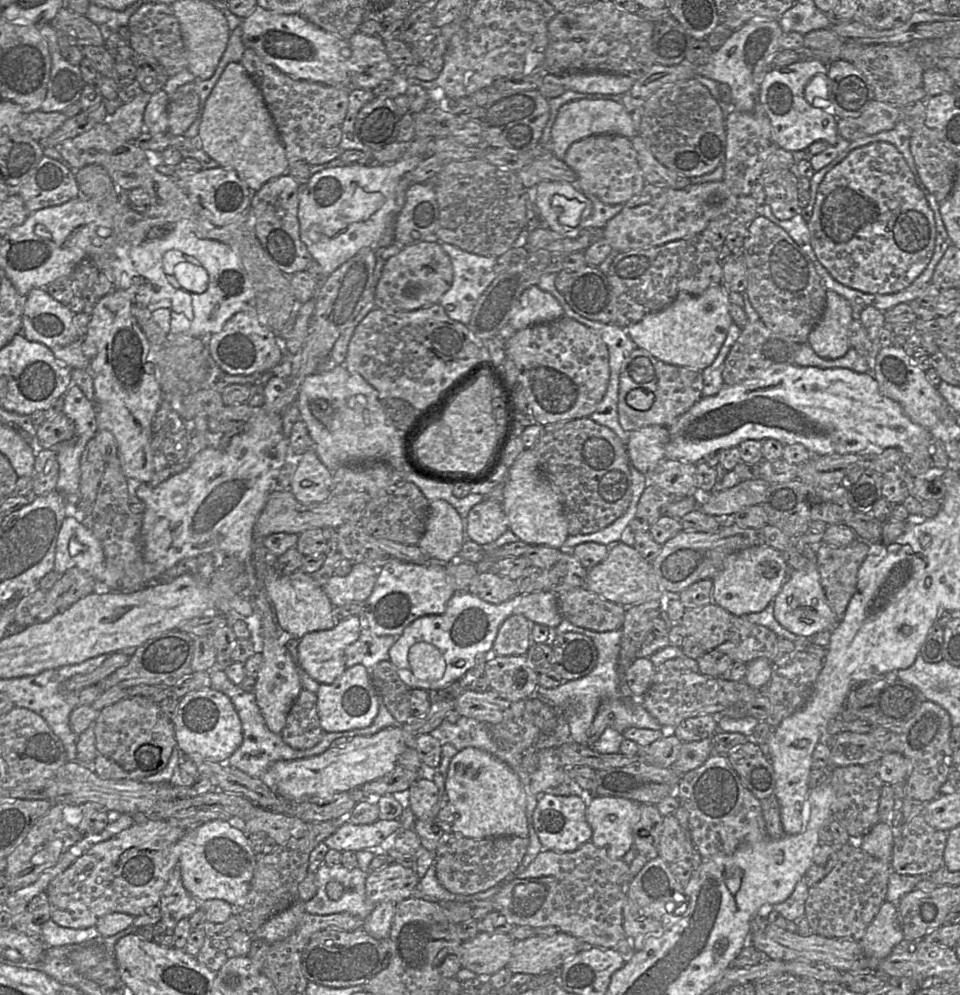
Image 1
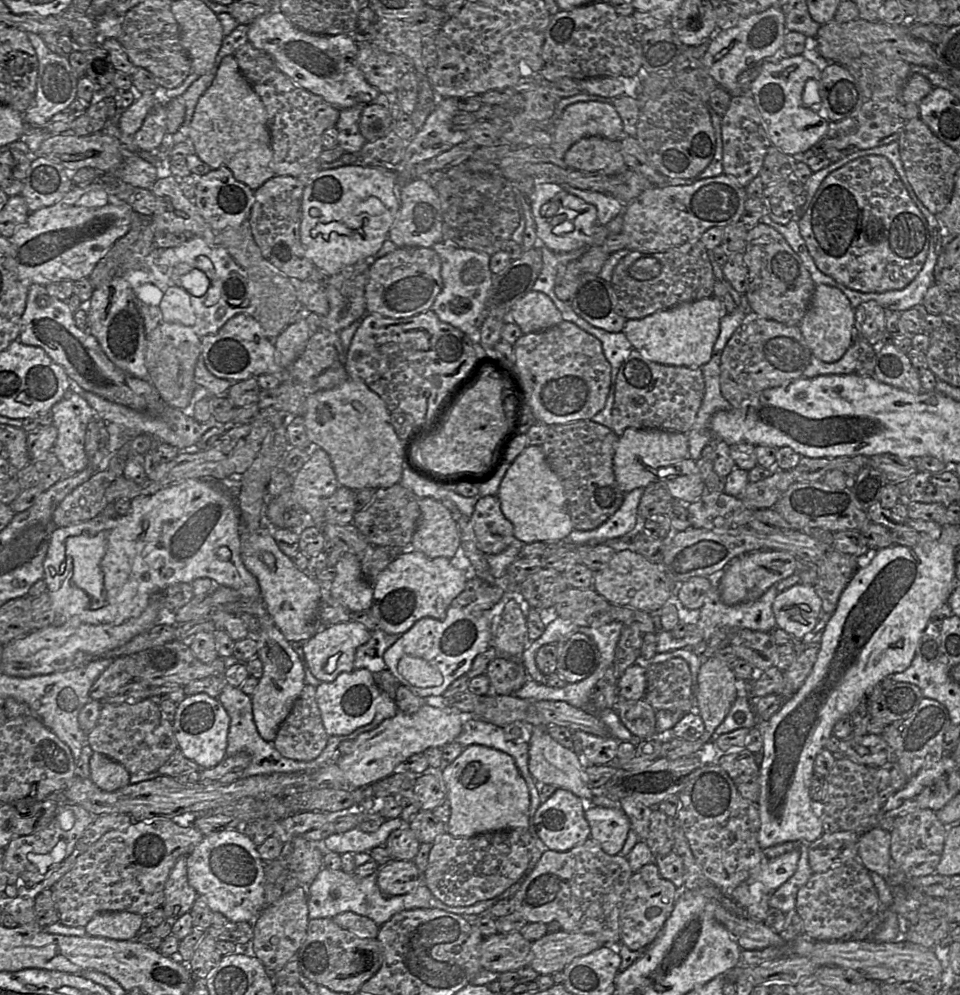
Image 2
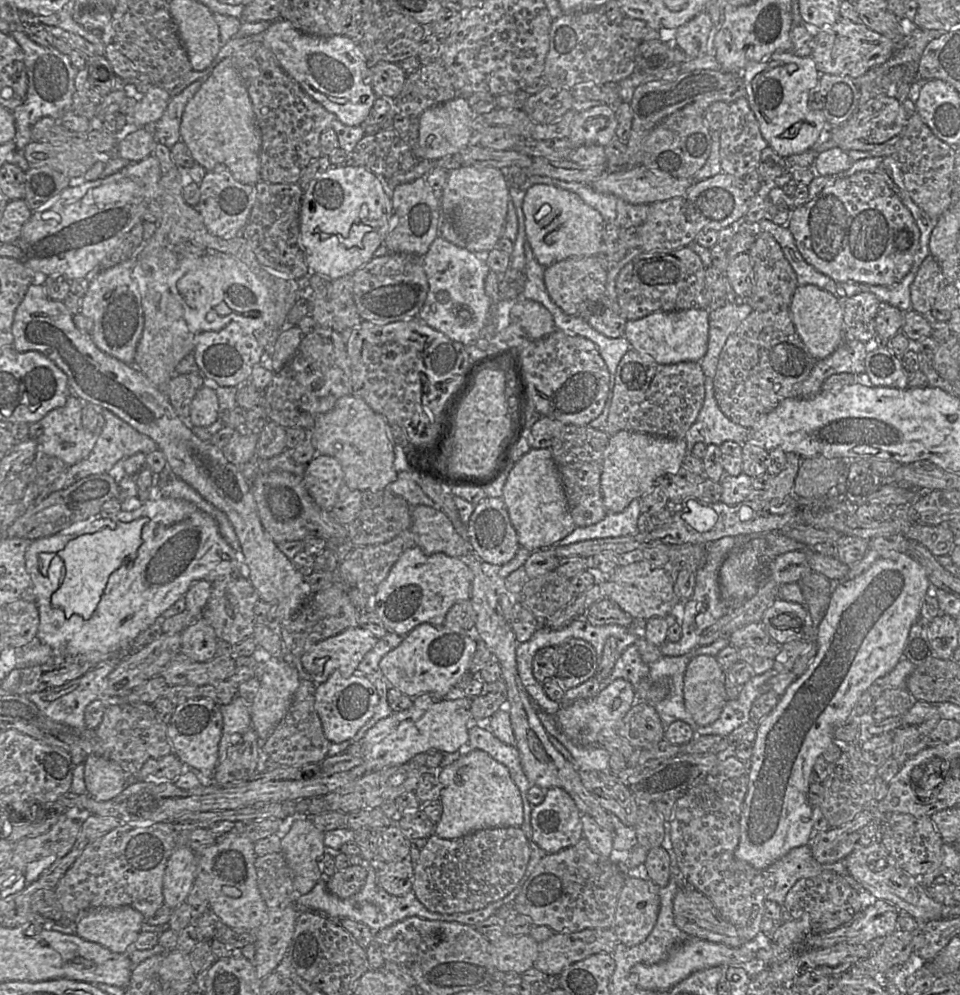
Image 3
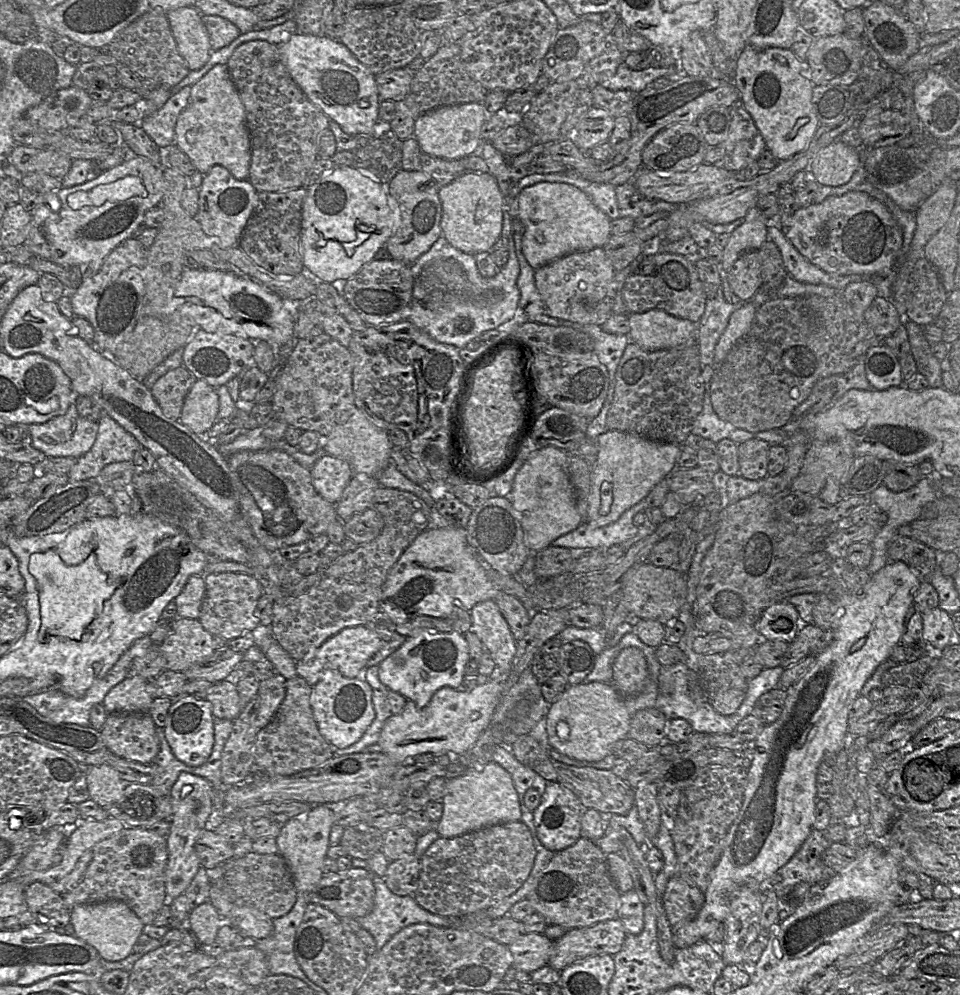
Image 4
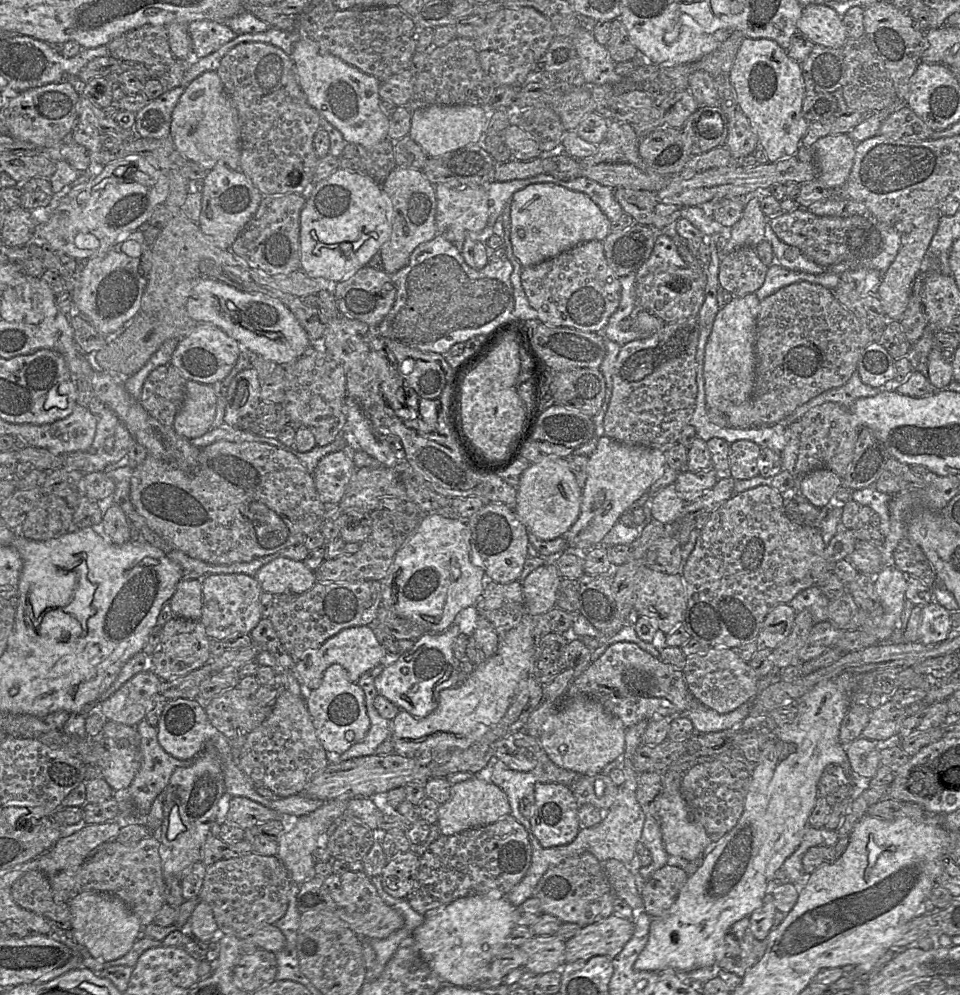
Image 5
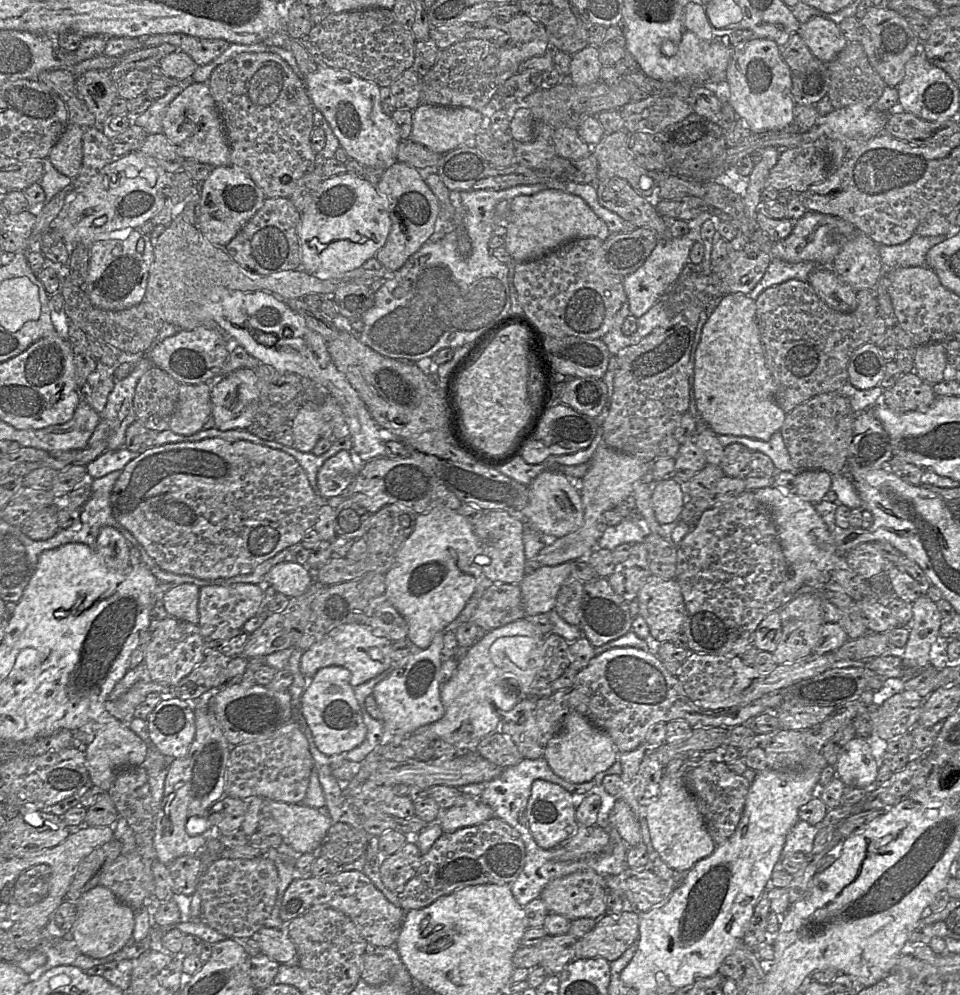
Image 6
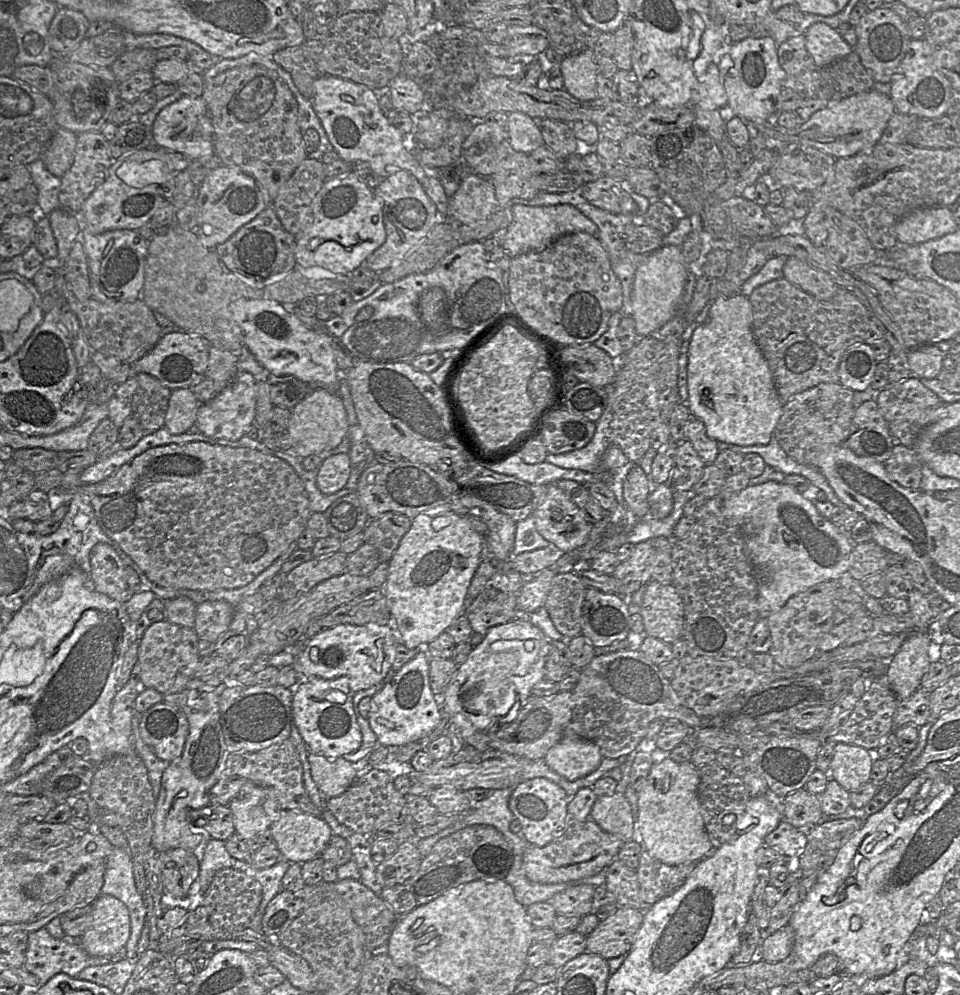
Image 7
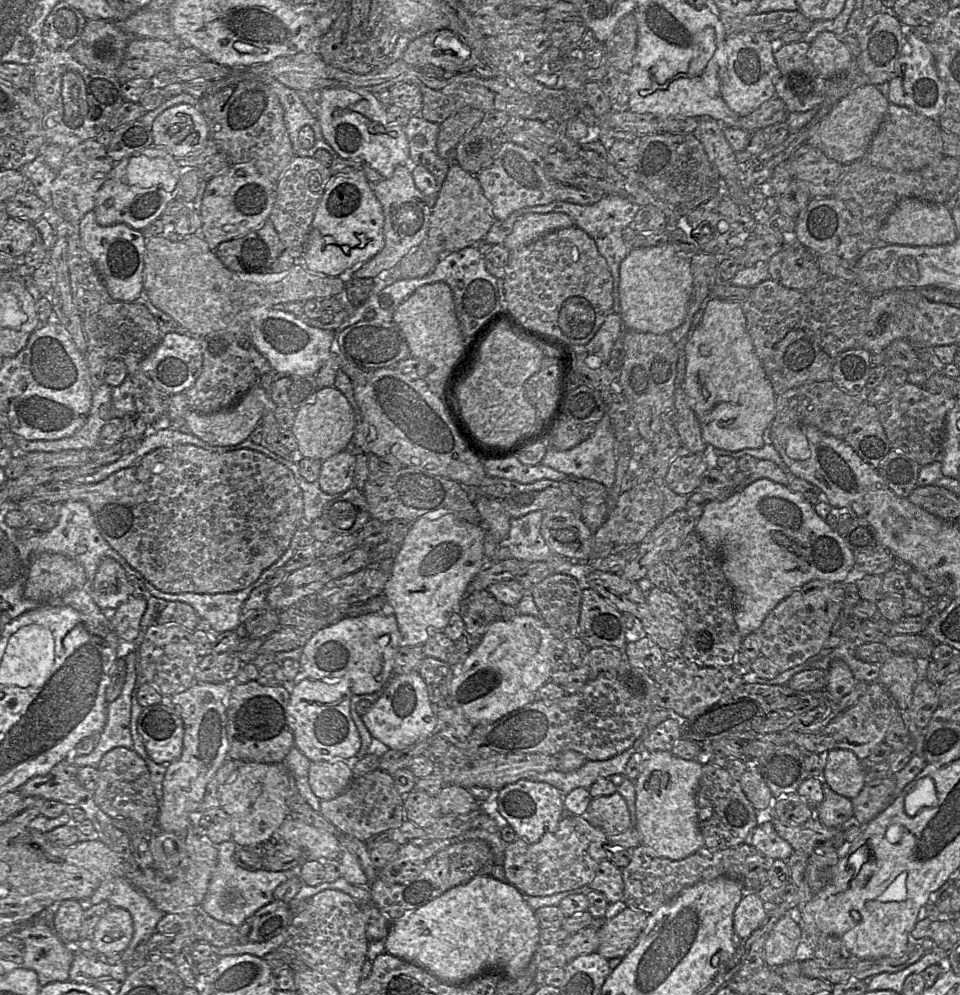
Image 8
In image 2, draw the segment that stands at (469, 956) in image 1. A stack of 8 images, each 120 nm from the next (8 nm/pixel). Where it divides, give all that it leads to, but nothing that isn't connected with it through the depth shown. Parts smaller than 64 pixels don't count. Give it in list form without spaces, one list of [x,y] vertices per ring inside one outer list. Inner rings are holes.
[[[520,932],[496,933],[484,938],[480,947],[482,968],[502,973],[527,967],[531,944]]]

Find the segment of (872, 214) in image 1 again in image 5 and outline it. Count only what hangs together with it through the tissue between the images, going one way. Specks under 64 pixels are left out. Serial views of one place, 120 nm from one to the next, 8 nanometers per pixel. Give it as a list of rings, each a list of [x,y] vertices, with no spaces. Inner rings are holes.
[[[799,207],[793,212],[782,212],[768,218],[767,223],[782,242],[798,248],[806,257],[821,266],[843,261],[871,260],[880,247],[880,234],[876,227],[868,219],[858,215],[817,216],[808,209]]]

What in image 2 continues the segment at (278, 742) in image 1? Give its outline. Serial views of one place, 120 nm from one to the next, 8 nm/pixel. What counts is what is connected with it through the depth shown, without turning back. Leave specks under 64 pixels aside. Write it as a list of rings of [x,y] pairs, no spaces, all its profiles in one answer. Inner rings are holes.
[[[226,683],[222,692],[218,696],[218,700],[230,717],[226,757],[232,757],[242,751],[247,752],[251,757],[250,765],[243,771],[243,777],[273,773],[301,773],[304,771],[315,771],[333,756],[341,742],[353,741],[360,734],[376,728],[382,721],[394,717],[399,712],[394,700],[391,699],[386,692],[380,691],[377,712],[370,724],[362,726],[346,736],[329,736],[327,745],[322,753],[316,759],[305,762],[283,757],[271,742],[267,742],[261,738],[253,720],[252,697],[245,694],[239,687],[233,687]]]

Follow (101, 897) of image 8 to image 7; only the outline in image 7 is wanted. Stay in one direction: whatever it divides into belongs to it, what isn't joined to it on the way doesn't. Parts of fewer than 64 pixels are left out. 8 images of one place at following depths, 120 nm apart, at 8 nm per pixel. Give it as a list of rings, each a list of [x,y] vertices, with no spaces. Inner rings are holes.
[[[111,844],[112,849],[106,857],[106,868],[104,873],[104,884],[101,888],[101,894],[111,895],[123,902],[129,910],[130,915],[130,936],[125,945],[127,950],[126,958],[137,958],[136,948],[142,929],[146,923],[147,908],[145,909],[142,897],[138,891],[133,875],[133,861],[129,850],[115,847]]]

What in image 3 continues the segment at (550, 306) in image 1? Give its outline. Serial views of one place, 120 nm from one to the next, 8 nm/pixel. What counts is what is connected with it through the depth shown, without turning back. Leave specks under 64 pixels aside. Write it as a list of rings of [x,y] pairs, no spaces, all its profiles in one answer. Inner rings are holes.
[[[520,298],[510,310],[511,322],[520,325],[532,340],[543,338],[556,330],[549,310],[541,303]]]

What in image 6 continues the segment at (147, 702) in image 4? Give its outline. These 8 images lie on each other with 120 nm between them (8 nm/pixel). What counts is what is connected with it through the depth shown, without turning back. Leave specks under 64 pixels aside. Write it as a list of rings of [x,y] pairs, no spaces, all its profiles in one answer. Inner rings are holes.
[[[144,678],[134,684],[126,693],[115,701],[107,703],[107,710],[117,720],[129,724],[135,717],[135,710],[150,693],[159,693],[162,697],[171,695],[171,687]]]

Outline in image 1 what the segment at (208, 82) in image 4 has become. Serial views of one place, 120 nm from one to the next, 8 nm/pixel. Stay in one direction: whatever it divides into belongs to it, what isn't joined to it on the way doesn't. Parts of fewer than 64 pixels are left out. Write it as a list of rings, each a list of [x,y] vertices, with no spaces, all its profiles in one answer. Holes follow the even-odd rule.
[[[232,62],[226,66],[207,98],[201,116],[198,136],[202,140],[202,149],[219,166],[235,170],[239,178],[248,185],[252,192],[259,190],[266,182],[285,174],[288,170],[289,162],[285,148],[262,92],[240,62]]]

